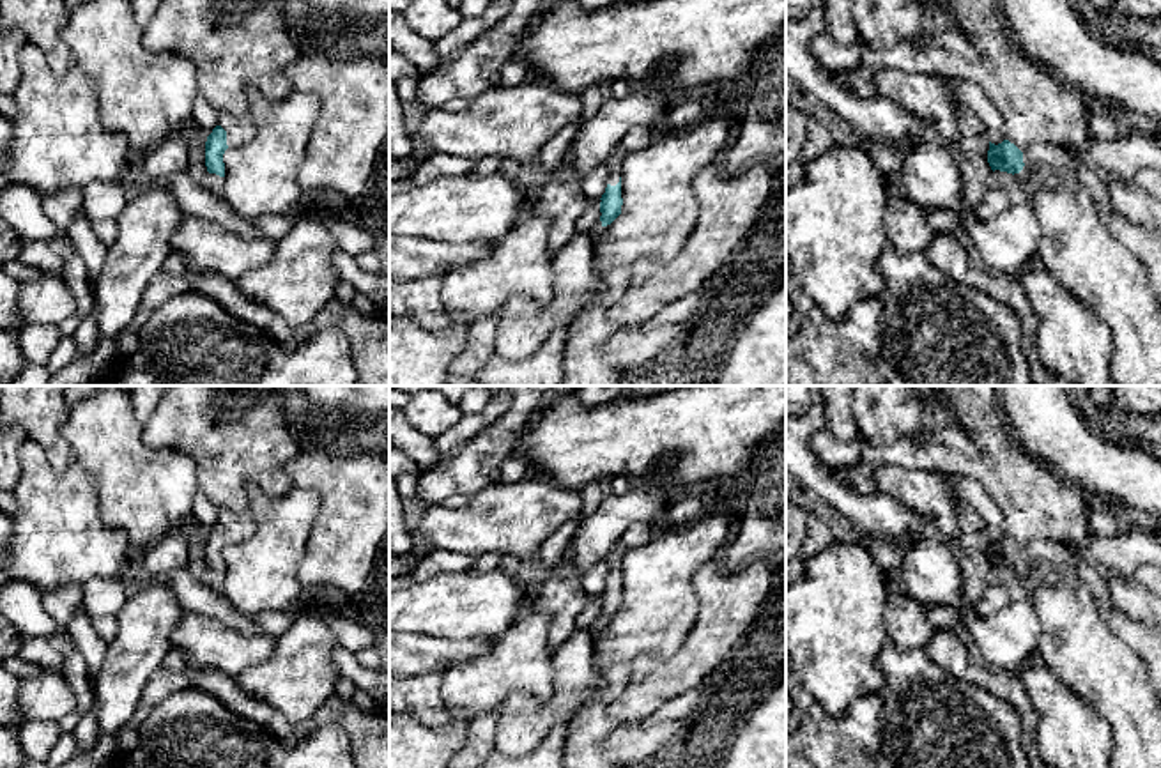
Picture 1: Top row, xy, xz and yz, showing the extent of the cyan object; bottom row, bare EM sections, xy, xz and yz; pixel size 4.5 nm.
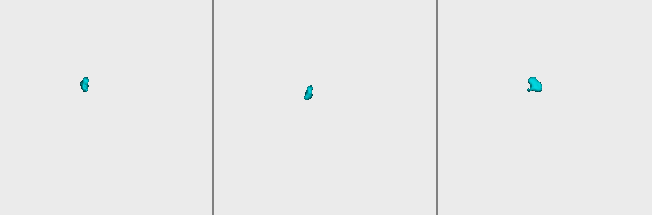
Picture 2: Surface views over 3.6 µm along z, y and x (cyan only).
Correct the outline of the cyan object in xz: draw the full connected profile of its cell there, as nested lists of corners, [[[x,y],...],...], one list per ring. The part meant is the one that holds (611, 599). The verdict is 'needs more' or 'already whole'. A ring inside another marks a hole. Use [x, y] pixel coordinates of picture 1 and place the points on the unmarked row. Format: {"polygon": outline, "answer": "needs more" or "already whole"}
{"polygon": [[[611,566],[607,573],[605,589],[600,595],[600,618],[602,623],[611,621],[621,611],[621,570],[619,566]]], "answer": "needs more"}

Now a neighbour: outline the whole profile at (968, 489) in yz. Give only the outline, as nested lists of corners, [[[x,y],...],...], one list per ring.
[[[943,474],[956,487],[957,497],[966,501],[986,522],[991,540],[998,541],[1005,533],[1005,518],[993,497],[973,480],[959,474]]]

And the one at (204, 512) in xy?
[[[198,490],[193,499],[191,515],[198,522],[202,536],[207,538],[207,533],[218,522],[219,511],[214,503],[202,490]]]

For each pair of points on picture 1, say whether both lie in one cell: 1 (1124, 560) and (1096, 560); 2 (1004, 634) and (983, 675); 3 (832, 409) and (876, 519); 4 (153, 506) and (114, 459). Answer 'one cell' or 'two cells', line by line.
1: one cell
2: two cells
3: two cells
4: one cell

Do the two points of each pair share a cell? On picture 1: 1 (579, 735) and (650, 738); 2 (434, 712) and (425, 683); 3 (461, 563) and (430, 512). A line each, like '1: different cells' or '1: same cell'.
1: different cells
2: same cell
3: different cells

